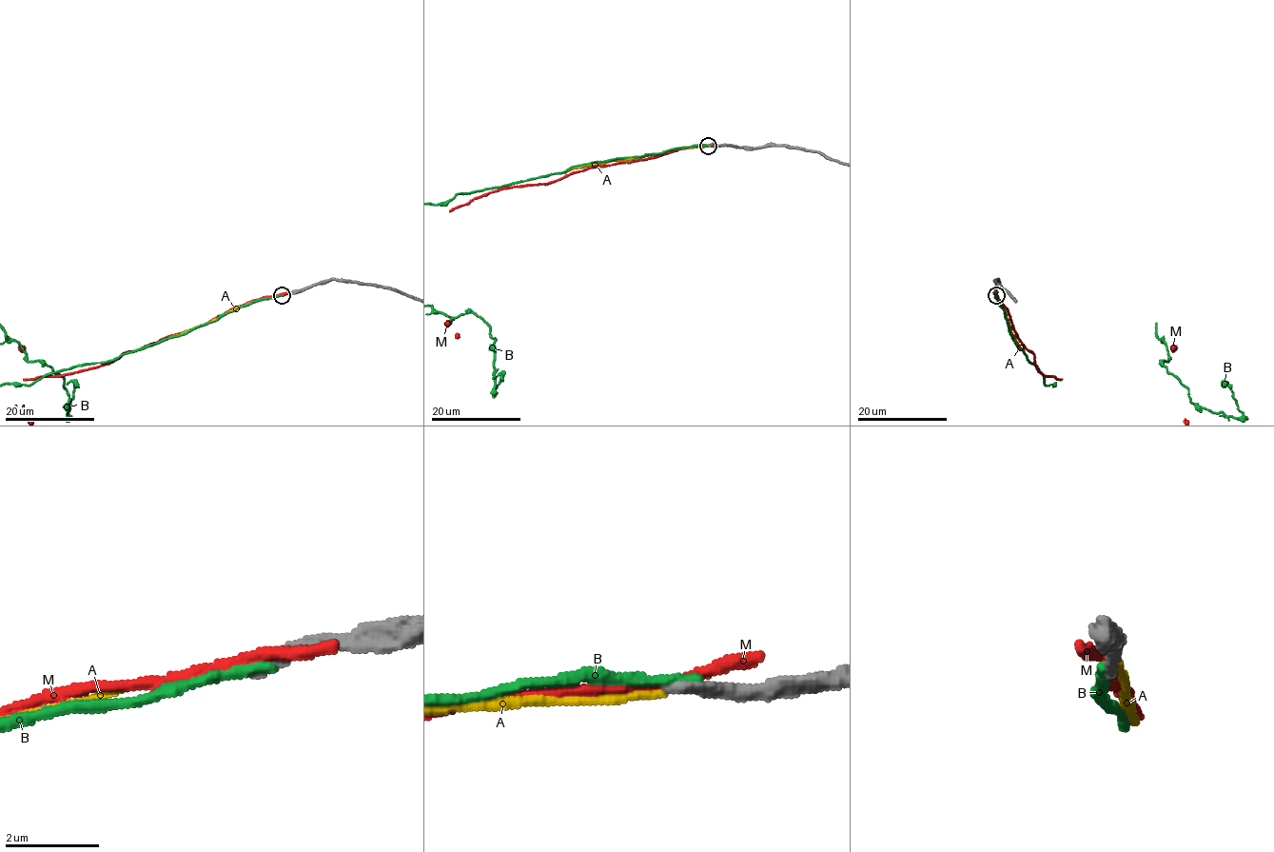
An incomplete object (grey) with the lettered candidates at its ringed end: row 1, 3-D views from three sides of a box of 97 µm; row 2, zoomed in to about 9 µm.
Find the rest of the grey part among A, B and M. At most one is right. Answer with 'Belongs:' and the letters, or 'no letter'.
Belongs: no letter

